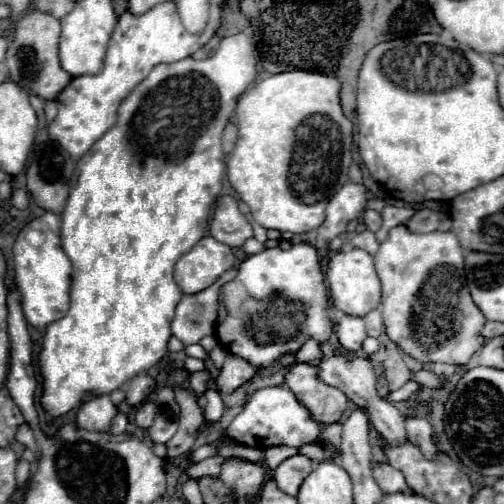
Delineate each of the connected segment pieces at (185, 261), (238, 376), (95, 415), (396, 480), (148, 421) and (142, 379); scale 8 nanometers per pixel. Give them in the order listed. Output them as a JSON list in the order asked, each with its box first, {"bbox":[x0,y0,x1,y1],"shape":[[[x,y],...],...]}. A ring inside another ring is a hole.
[{"bbox":[174,236,236,294],"shape":[[[206,236],[176,262],[174,282],[182,294],[196,294],[212,286],[234,264],[236,258],[232,248]]]},{"bbox":[214,352,256,394],"shape":[[[228,352],[222,368],[218,370],[218,374],[214,378],[214,382],[216,382],[216,388],[220,394],[232,394],[238,386],[242,386],[254,374],[256,374],[256,368],[248,360]]]},{"bbox":[76,396,116,432],"shape":[[[96,396],[88,402],[84,402],[76,412],[76,424],[86,430],[98,430],[108,432],[110,422],[116,416],[116,406],[112,404],[110,396]]]},{"bbox":[374,462,412,494],"shape":[[[388,462],[374,464],[374,478],[380,484],[384,494],[394,494],[394,492],[412,494],[412,488],[406,484],[400,470],[392,470],[392,466],[388,466]]]},{"bbox":[134,400,156,428],"shape":[[[146,400],[146,402],[136,410],[136,416],[134,416],[136,426],[140,426],[140,428],[148,428],[148,426],[152,426],[152,422],[154,422],[154,414],[156,414],[156,404],[150,402],[150,400]]]},{"bbox":[126,374,156,408],"shape":[[[148,374],[134,376],[128,384],[128,390],[126,390],[126,402],[132,408],[138,408],[148,398],[148,394],[154,390],[154,386],[156,386],[156,382]]]}]

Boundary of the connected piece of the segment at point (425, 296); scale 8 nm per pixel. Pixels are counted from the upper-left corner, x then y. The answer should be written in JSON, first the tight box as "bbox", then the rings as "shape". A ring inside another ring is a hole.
{"bbox":[374,226,486,366],"shape":[[[396,226],[388,232],[386,242],[380,244],[374,264],[382,282],[386,334],[412,358],[462,366],[484,344],[480,330],[486,318],[468,294],[464,254],[456,234],[414,234],[406,226]]]}

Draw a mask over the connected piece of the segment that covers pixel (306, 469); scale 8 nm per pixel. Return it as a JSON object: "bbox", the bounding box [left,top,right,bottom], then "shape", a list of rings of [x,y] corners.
{"bbox":[274,454,314,496],"shape":[[[296,454],[288,460],[284,460],[276,472],[274,472],[274,480],[276,484],[280,486],[282,492],[290,494],[290,496],[296,496],[298,494],[298,488],[300,484],[304,482],[304,478],[314,470],[314,464],[310,458],[302,456],[302,454]]]}

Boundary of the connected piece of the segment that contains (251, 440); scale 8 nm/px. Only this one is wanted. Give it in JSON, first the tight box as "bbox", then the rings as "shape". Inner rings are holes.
{"bbox":[226,386,320,448],"shape":[[[270,386],[270,388],[260,388],[254,392],[254,396],[248,400],[244,410],[232,420],[232,424],[226,428],[228,438],[232,438],[238,444],[254,446],[254,448],[270,448],[270,446],[304,446],[310,442],[316,442],[320,436],[320,424],[312,420],[308,410],[300,406],[292,390],[286,386]]]}

